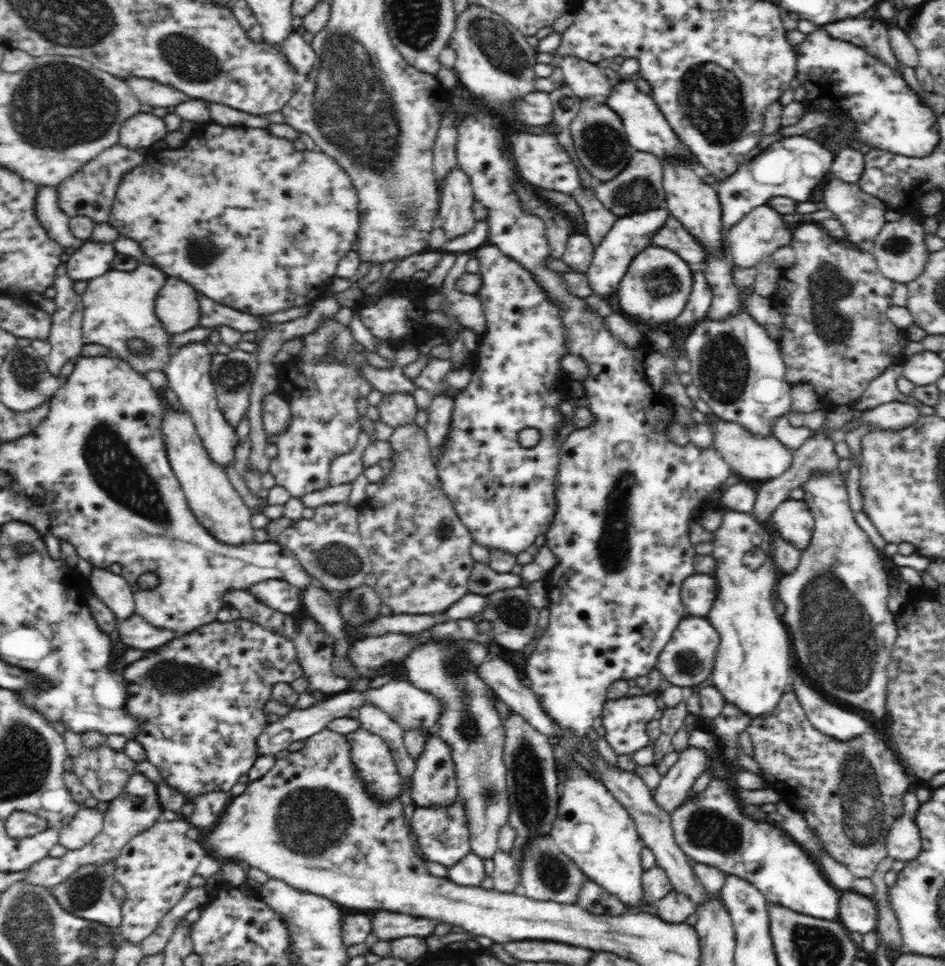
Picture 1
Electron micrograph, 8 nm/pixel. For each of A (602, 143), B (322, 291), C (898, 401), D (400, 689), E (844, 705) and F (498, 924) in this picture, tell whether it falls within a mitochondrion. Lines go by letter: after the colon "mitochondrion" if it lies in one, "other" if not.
A: mitochondrion
B: other
C: other
D: other
E: other
F: other

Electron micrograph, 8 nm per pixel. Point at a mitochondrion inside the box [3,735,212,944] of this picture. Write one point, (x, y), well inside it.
(83, 892)

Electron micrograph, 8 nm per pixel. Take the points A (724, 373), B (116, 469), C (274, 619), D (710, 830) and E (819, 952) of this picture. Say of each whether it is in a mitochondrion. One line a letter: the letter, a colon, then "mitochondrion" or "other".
A: mitochondrion
B: mitochondrion
C: other
D: mitochondrion
E: mitochondrion

